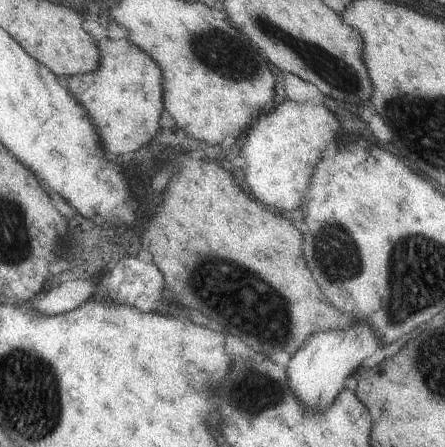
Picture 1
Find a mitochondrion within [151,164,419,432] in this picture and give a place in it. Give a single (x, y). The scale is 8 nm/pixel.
(228, 279)

